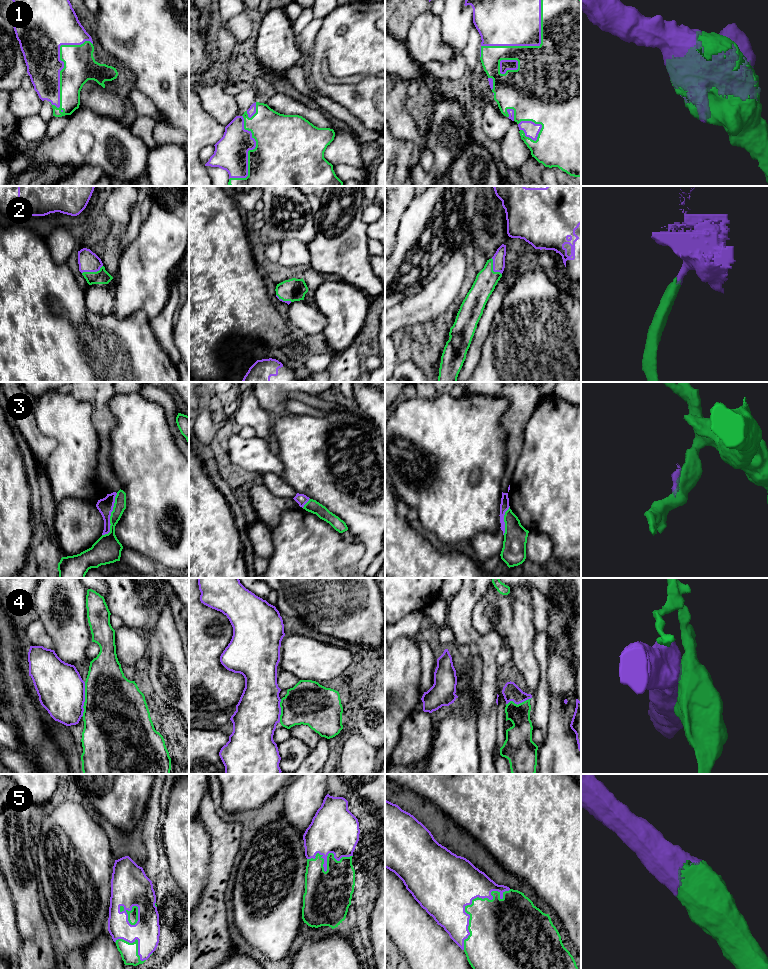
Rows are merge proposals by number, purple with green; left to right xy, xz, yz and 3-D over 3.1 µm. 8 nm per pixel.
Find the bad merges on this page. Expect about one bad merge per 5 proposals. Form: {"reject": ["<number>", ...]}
{"reject": ["3", "4"]}

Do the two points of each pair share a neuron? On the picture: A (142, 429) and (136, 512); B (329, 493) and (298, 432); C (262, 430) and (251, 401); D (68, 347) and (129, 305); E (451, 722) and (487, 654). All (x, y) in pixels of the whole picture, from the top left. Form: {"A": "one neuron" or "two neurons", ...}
{"A": "one neuron", "B": "one neuron", "C": "one neuron", "D": "two neurons", "E": "two neurons"}

